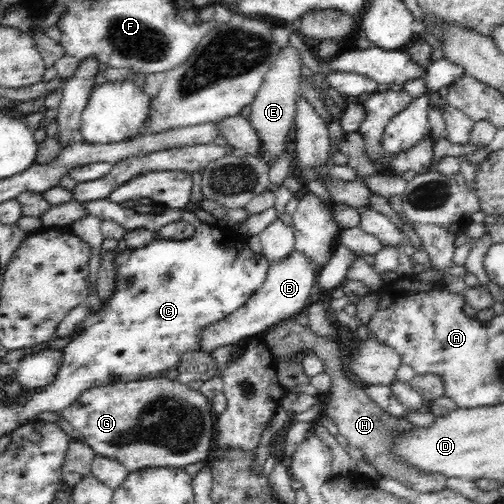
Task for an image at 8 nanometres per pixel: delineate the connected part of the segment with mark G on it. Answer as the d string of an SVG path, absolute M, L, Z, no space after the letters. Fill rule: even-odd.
M158 371L130 381L112 380L110 384L94 385L60 412L80 434L97 456L116 459L128 472L143 468L182 468L210 457L214 438L214 411L204 394L190 390L177 379L171 380Z

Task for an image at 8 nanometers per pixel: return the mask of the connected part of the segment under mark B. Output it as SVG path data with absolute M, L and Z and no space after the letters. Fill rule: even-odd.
M292 250L288 258L280 262L269 262L269 269L262 286L252 295L244 306L228 314L222 320L208 324L197 338L197 346L200 346L201 354L208 354L216 348L222 348L226 344L240 342L243 338L251 338L262 334L266 330L276 326L282 320L294 318L298 312L308 309L310 294L316 284L320 268L312 263L302 252Z

